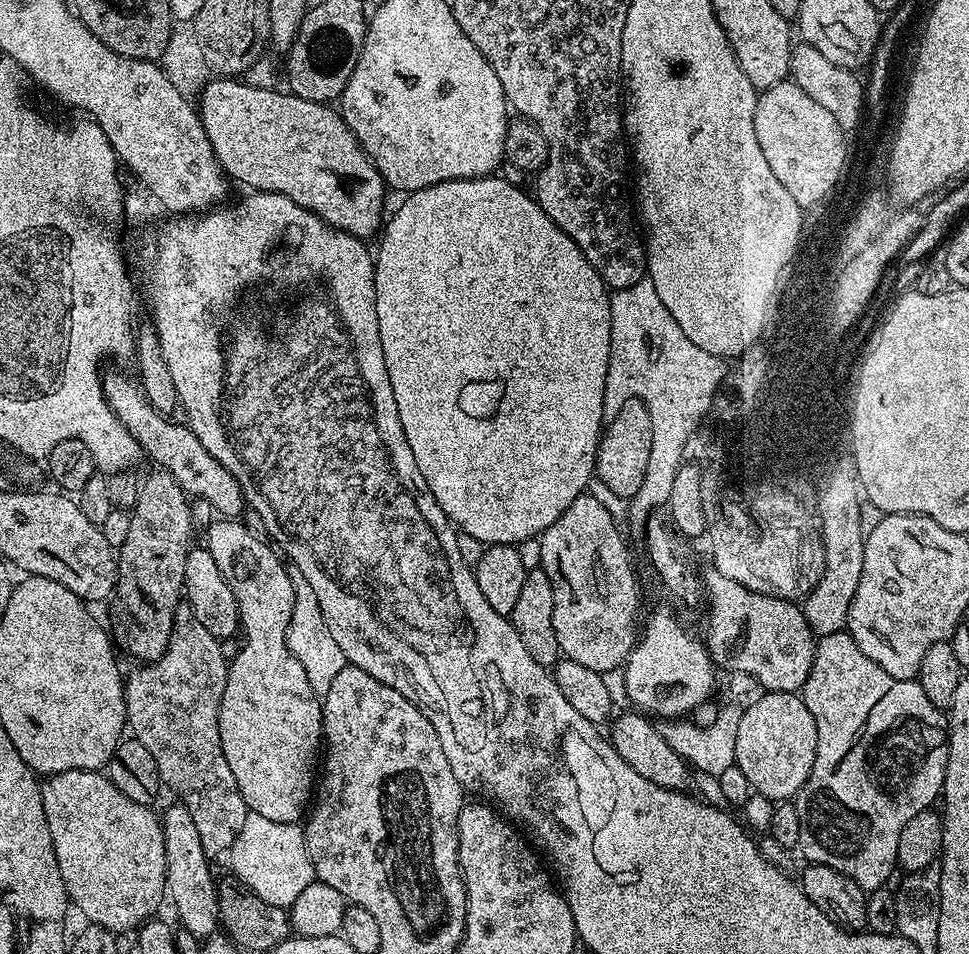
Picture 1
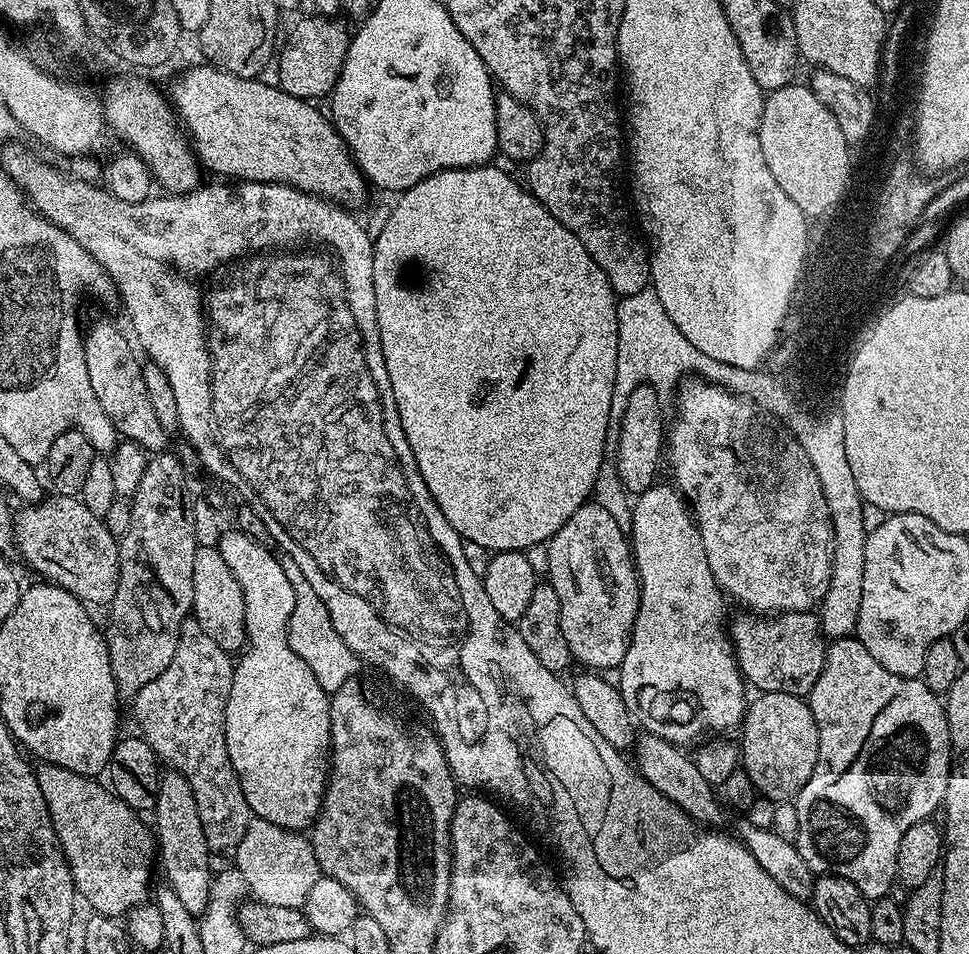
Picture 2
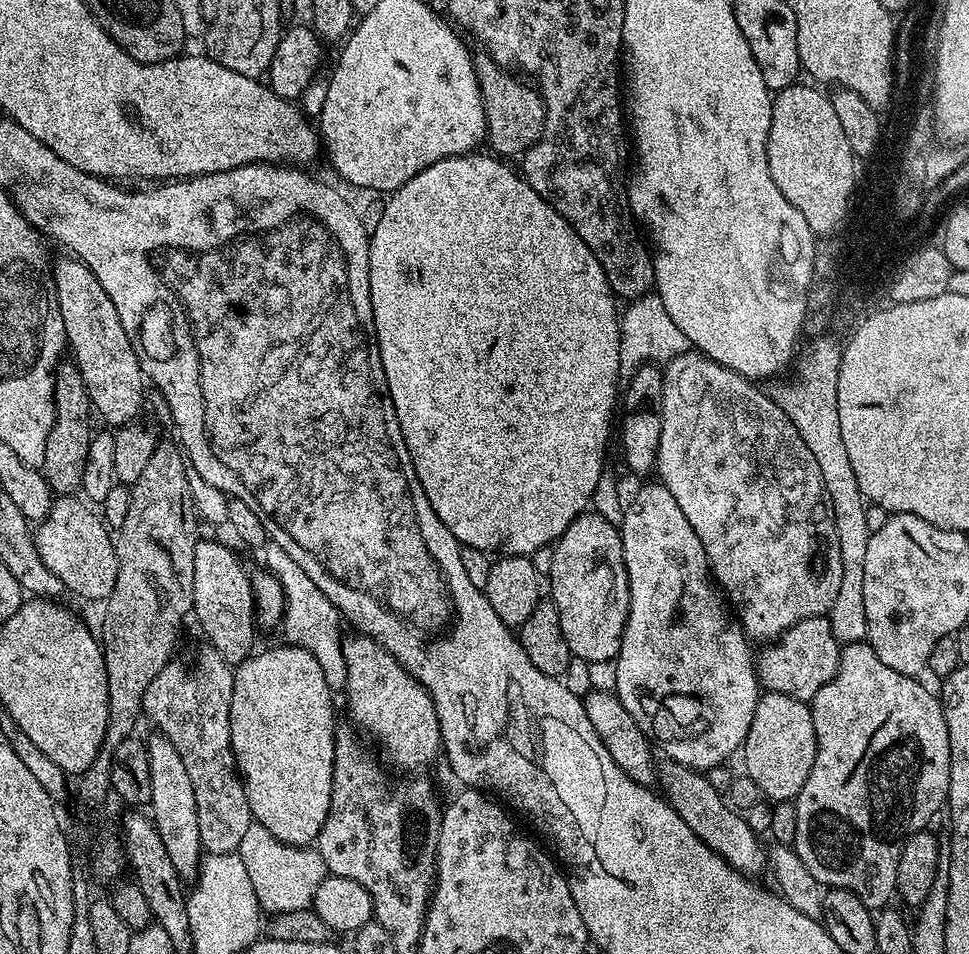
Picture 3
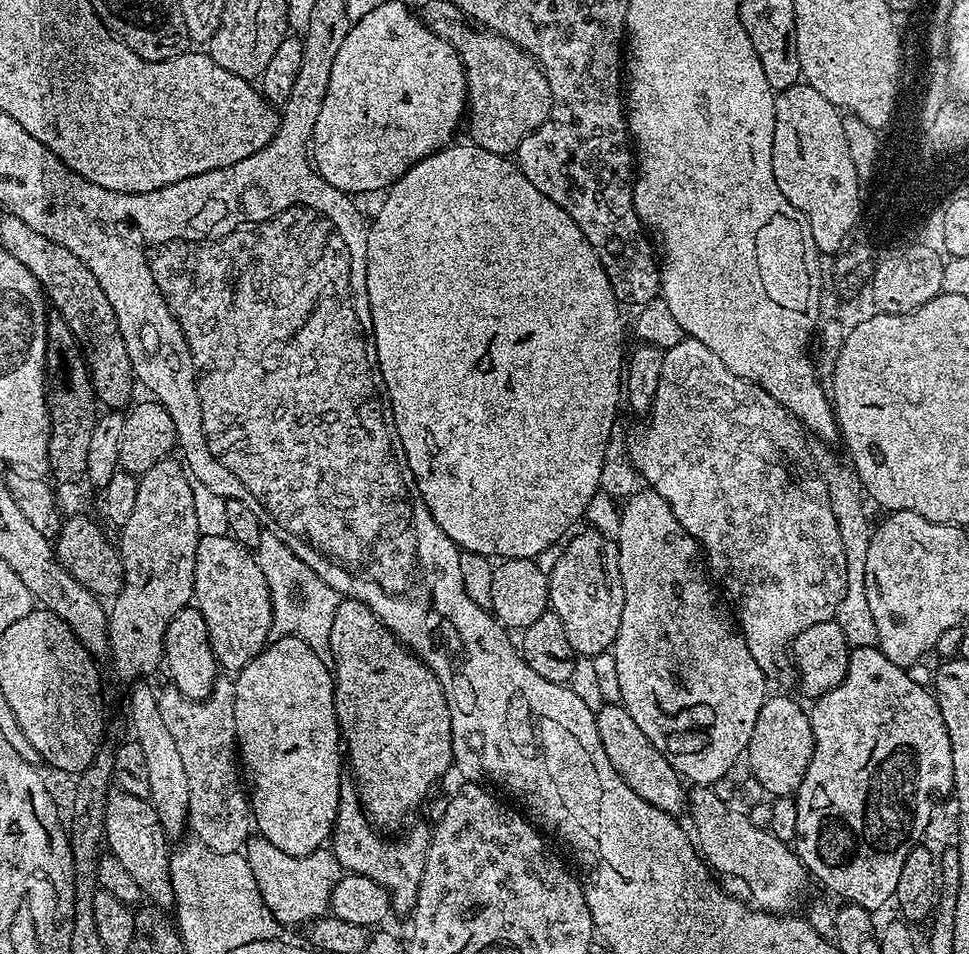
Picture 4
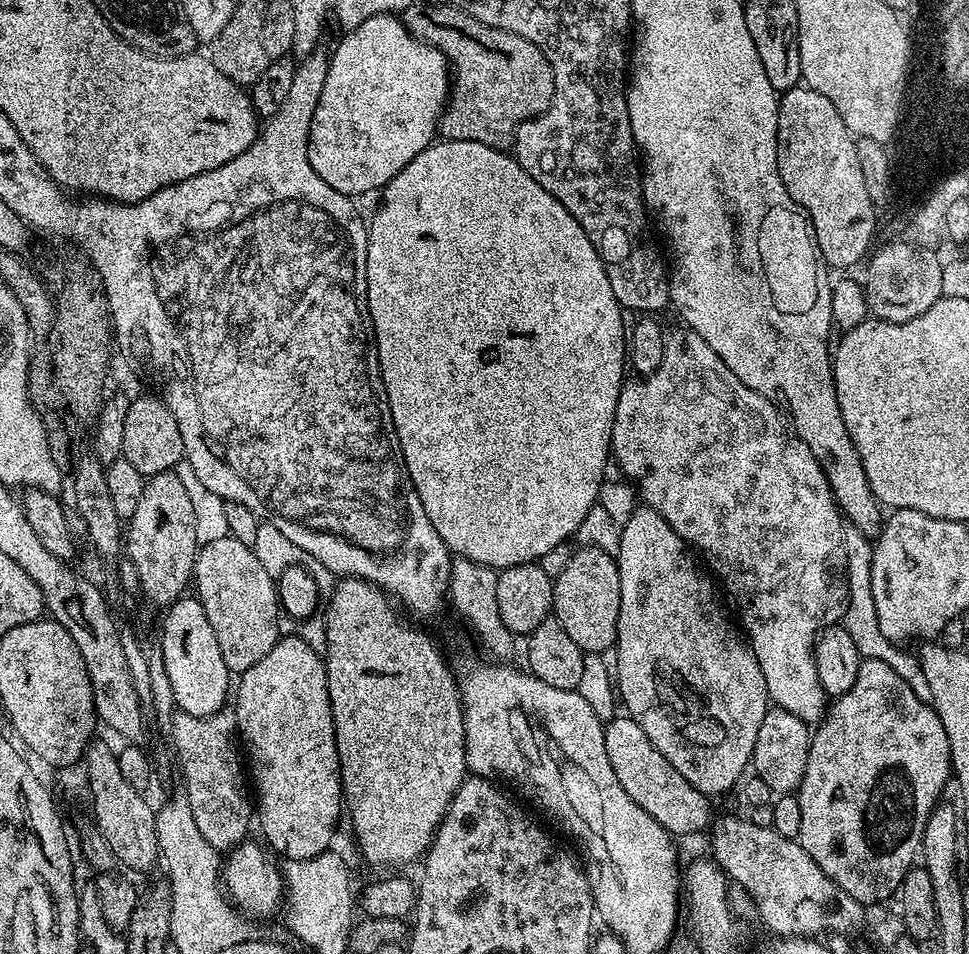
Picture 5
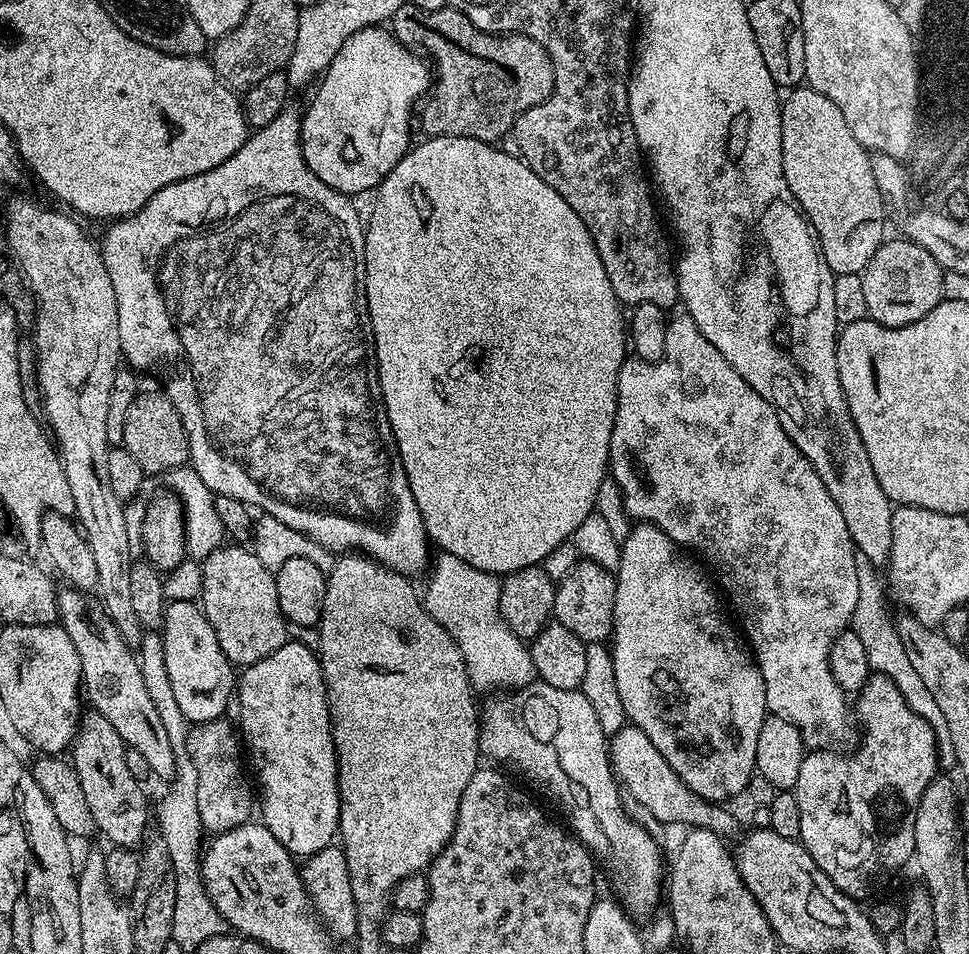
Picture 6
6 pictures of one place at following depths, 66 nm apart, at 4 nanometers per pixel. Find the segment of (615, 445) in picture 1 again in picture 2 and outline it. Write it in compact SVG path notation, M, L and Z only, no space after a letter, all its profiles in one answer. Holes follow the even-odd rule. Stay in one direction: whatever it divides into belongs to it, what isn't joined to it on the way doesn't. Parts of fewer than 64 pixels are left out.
M643 384L642 386L638 386L636 389L630 393L628 396L628 399L623 401L622 408L624 408L624 413L621 414L619 413L618 416L618 424L620 420L620 437L617 438L615 437L614 440L614 448L616 444L616 476L618 479L621 480L622 483L625 484L626 487L629 488L630 491L632 491L632 494L639 494L647 490L647 488L651 488L653 484L657 483L658 476L656 476L656 471L659 470L660 468L660 460L662 464L662 457L665 455L666 452L666 420L664 424L664 416L662 413L660 413L660 400L661 397L657 395L655 391L649 385Z

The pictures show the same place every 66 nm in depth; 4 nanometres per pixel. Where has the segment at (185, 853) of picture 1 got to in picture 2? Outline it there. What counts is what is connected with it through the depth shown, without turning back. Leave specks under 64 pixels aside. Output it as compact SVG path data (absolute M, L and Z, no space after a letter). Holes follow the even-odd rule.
M171 770L165 771L160 778L158 786L158 802L154 809L154 844L158 849L158 864L164 867L164 872L168 875L167 883L176 891L178 898L182 898L182 903L190 914L200 918L207 910L208 900L211 897L211 886L214 877L212 870L212 860L210 849L206 842L206 834L202 834L202 818L198 818L198 802L194 802L194 790L190 790L190 782L179 772Z

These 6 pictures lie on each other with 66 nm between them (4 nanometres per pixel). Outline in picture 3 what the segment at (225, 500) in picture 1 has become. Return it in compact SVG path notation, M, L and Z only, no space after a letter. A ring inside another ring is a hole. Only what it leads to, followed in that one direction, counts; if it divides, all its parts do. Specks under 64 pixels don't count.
M67 259L57 264L55 261L51 265L67 347L76 355L74 363L82 374L82 382L86 382L95 415L97 412L106 423L112 424L108 426L131 424L139 417L136 415L146 408L144 371L134 354L130 338L126 338L126 330L122 330L122 318L118 318L118 310L114 310L110 294L102 290L102 282L94 278L94 274L81 260Z

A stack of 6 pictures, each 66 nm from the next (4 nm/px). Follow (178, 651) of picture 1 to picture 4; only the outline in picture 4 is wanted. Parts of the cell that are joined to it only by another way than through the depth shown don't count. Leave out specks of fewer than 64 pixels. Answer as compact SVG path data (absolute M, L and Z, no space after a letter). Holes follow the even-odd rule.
M217 679L212 692L204 700L188 700L176 689L168 686L158 695L158 711L162 713L166 727L178 745L182 762L186 765L186 778L190 781L190 806L188 807L188 828L191 835L201 840L210 850L220 854L239 852L247 845L254 821L250 815L250 796L240 785L242 768L238 763L238 745L236 742L236 723L234 722L235 683L231 679Z

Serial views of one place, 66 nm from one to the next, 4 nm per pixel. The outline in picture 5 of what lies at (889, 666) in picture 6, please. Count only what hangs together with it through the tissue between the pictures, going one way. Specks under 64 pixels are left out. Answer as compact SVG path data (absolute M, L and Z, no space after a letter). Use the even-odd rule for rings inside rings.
M853 526L844 529L844 545L846 546L846 566L848 567L848 605L844 611L842 626L846 634L850 634L854 646L858 646L861 657L878 662L886 662L890 670L898 674L918 694L920 700L930 701L930 686L926 683L926 674L922 674L922 666L915 655L912 656L901 645L890 642L886 634L882 634L882 626L878 624L878 609L874 606L874 589L870 586L870 566L872 565L873 541L863 536Z

